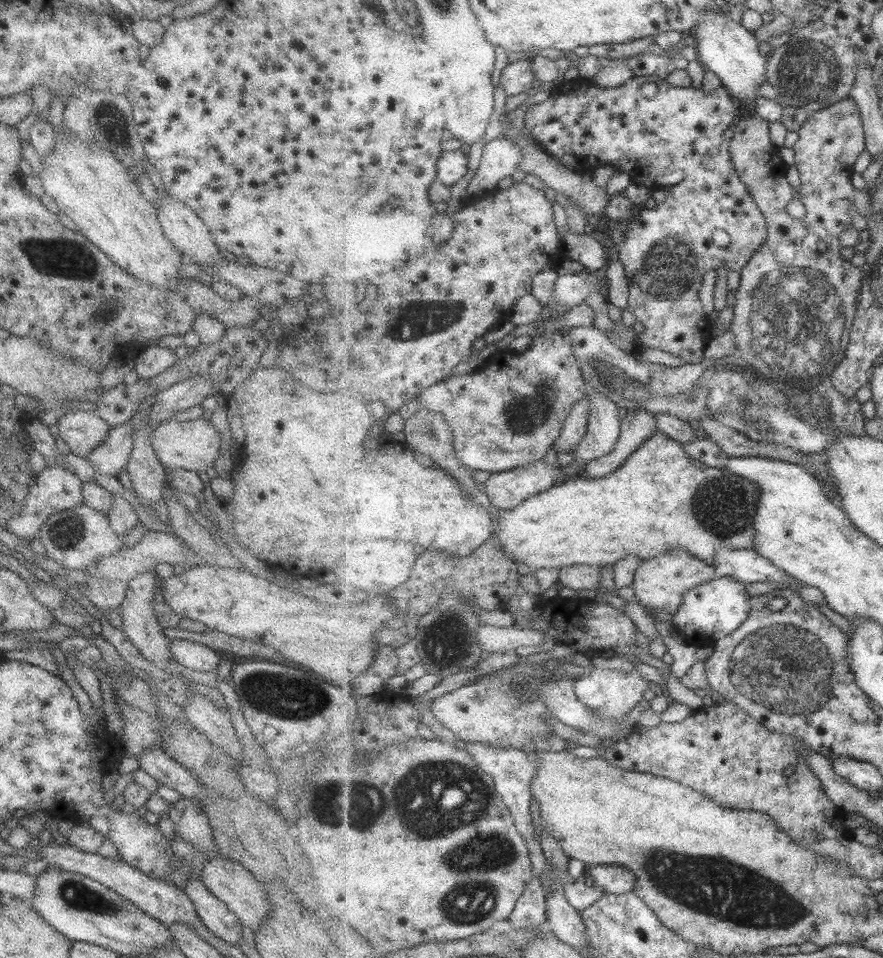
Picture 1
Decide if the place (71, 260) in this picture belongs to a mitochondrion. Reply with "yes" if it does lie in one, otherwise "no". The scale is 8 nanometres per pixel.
yes

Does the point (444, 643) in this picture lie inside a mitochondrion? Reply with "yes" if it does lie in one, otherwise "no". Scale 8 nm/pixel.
yes

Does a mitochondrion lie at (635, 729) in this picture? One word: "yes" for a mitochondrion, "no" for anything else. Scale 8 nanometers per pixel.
no

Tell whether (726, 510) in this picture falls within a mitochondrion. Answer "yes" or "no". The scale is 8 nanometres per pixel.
yes

